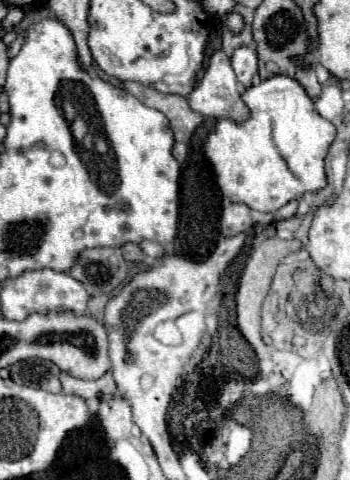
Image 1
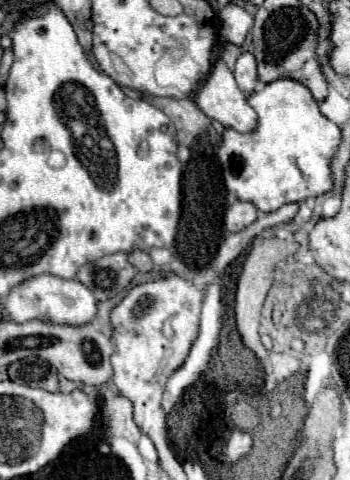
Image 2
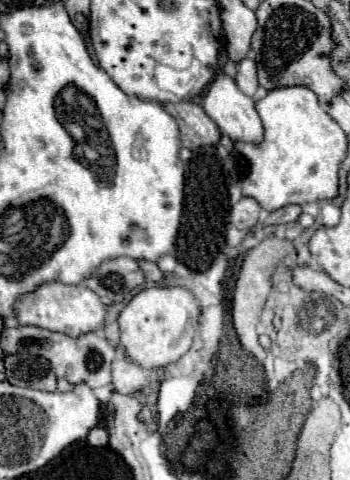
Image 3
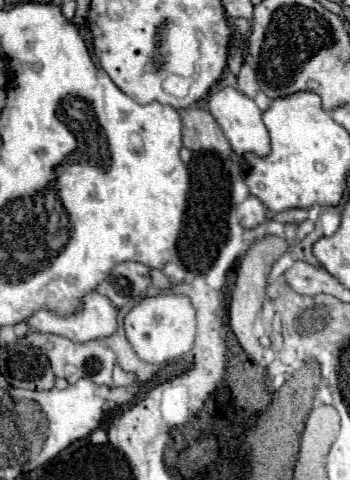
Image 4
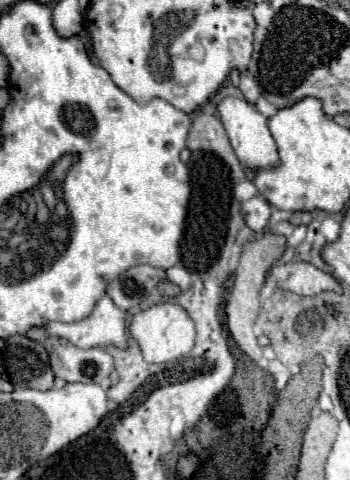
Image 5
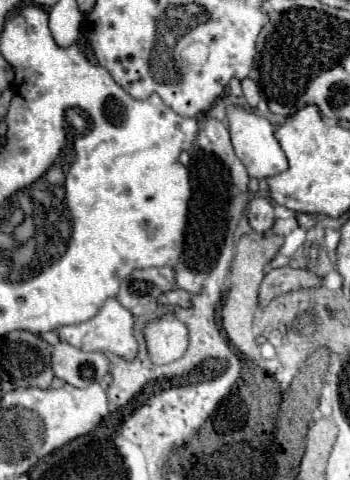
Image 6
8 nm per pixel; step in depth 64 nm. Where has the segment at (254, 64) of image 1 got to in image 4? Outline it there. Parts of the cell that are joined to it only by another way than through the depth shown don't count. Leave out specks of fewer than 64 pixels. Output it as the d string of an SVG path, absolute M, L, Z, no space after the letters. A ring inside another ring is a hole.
M244 62L242 70L238 74L238 90L244 92L248 98L254 98L258 92L258 82L256 82L256 74L252 72L250 64Z

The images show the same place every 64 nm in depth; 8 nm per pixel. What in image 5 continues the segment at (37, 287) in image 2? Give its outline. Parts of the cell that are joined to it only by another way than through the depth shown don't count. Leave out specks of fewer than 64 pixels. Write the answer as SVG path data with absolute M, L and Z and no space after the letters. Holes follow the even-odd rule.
M102 296L96 302L96 308L86 316L84 320L78 322L52 322L46 324L44 330L50 336L60 336L70 340L72 344L80 348L92 348L92 346L126 346L126 314L116 308L116 304L108 298Z

